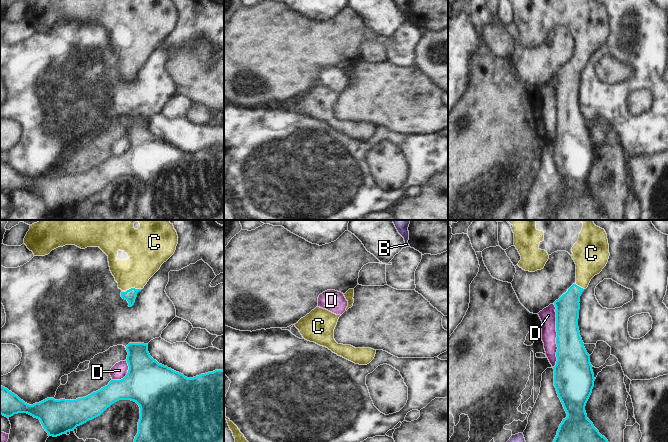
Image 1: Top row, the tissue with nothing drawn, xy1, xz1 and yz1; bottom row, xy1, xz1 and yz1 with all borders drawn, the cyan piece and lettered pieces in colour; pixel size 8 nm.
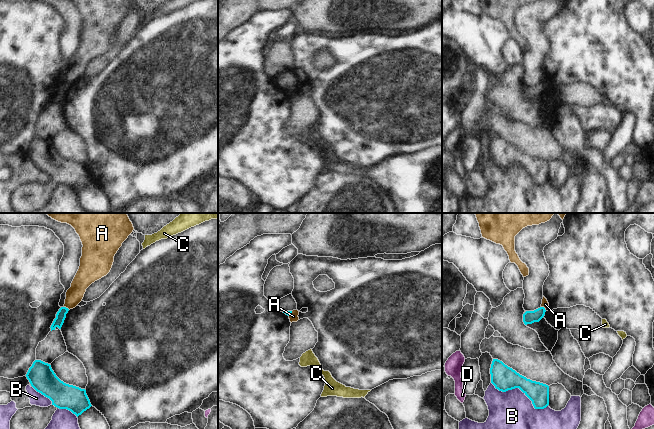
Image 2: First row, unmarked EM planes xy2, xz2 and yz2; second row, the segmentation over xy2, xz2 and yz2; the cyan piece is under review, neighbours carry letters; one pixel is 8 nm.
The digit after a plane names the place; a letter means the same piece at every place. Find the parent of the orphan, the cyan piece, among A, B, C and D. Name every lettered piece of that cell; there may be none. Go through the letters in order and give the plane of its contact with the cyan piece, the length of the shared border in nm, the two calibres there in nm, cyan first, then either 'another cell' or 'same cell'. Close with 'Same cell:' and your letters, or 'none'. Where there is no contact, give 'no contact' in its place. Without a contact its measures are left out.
A: contact in xy2; length 50 nm; calibres 80 and 140 nm; another cell
B: contact in yz2; length 500 nm; calibres 200 and 300 nm; another cell
C: contact in xy1; length 120 nm; calibres 100 and 280 nm; same cell
D: contact in yz1; length 500 nm; calibres 260 and 130 nm; another cell
Same cell: C

